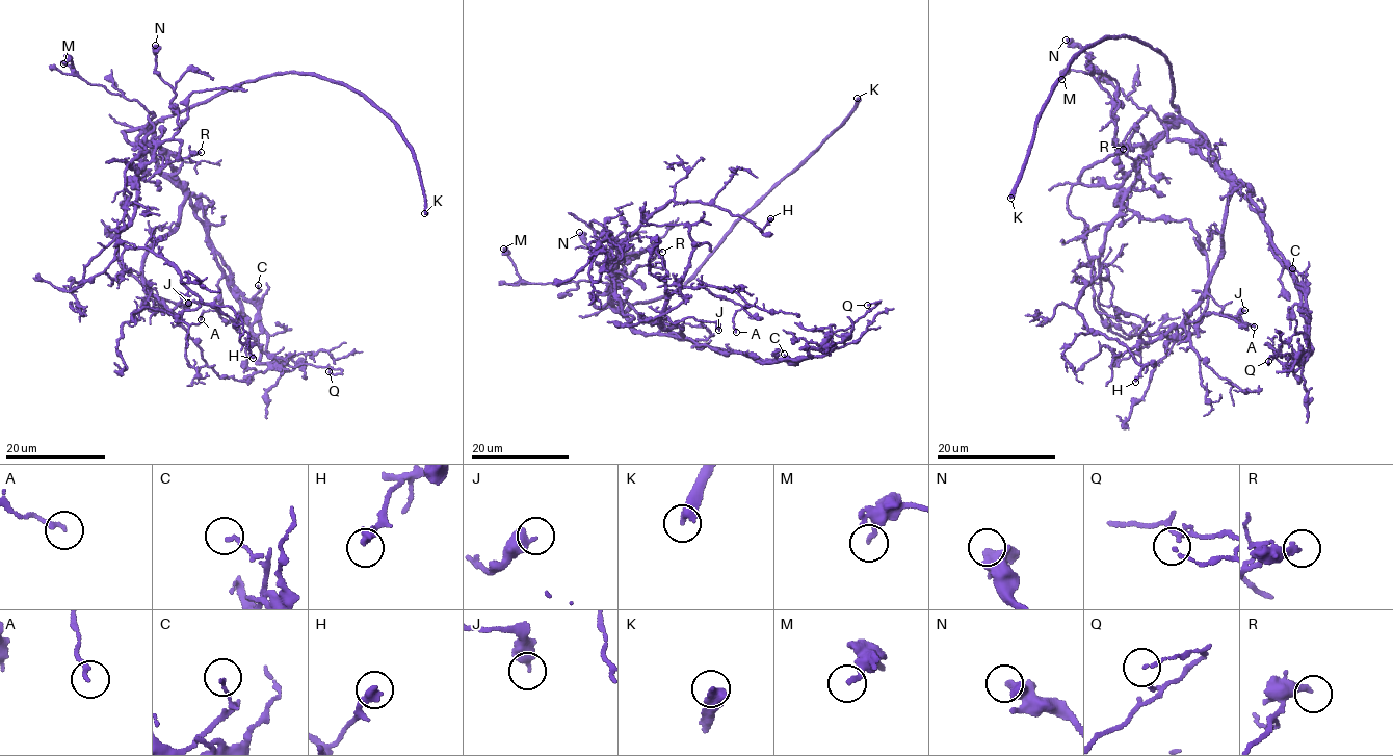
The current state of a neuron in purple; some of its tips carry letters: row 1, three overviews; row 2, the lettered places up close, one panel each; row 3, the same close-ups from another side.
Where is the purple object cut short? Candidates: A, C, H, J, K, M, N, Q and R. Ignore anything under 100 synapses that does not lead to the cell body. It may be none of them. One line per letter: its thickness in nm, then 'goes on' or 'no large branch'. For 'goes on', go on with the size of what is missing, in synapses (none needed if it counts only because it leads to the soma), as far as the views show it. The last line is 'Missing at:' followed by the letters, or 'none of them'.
A: 190 nm | no large branch
C: 120 nm | no large branch
H: 380 nm | no large branch
J: 500 nm | no large branch
K: 420 nm | goes on
M: 180 nm | no large branch
N: 380 nm | no large branch
Q: 110 nm | no large branch
R: 260 nm | no large branch
Missing at: K

